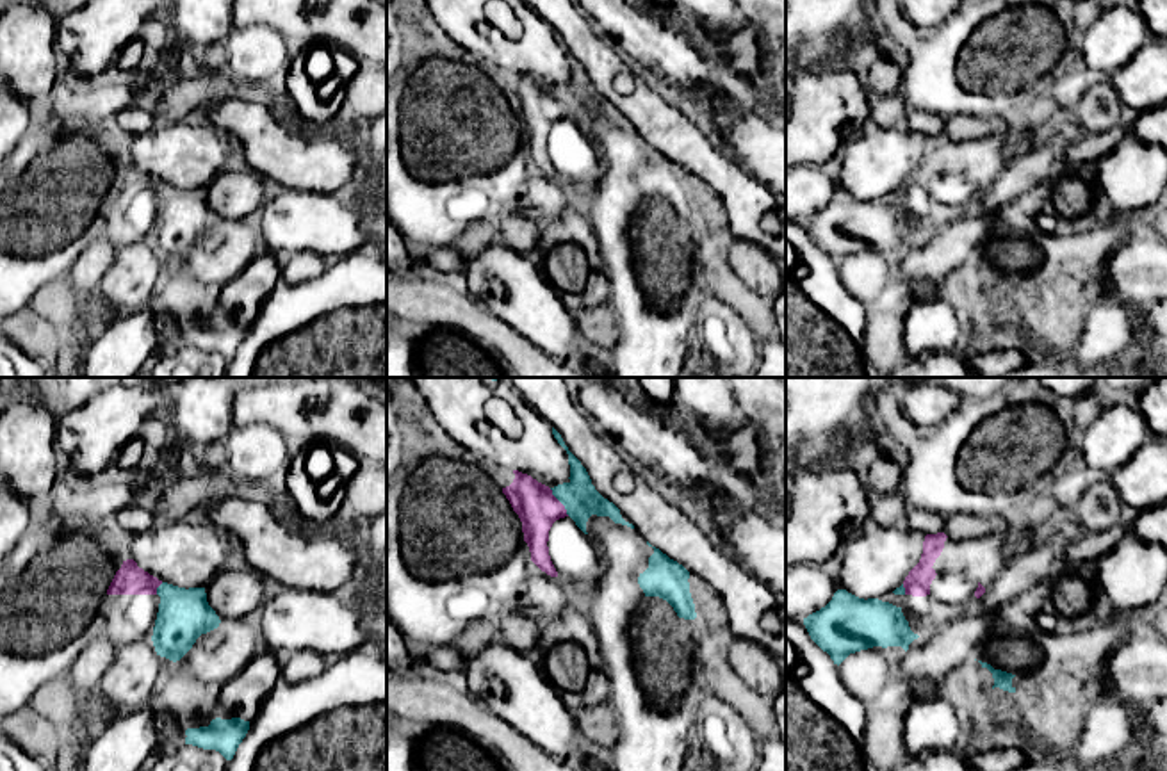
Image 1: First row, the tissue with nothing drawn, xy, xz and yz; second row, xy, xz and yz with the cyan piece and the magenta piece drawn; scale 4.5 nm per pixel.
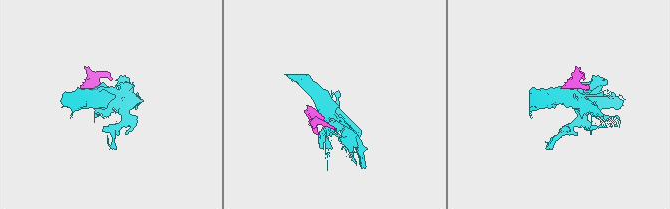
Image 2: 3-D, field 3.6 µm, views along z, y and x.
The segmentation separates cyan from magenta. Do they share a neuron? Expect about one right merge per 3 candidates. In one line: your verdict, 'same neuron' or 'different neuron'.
different neuron

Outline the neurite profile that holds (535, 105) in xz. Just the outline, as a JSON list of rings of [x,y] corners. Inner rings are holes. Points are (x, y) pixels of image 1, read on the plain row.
[[[513,71],[515,80],[502,94],[522,123],[524,142],[529,148],[531,162],[547,176],[558,178],[549,157],[549,132],[559,119],[568,118],[565,107],[552,96],[552,91],[527,75]]]

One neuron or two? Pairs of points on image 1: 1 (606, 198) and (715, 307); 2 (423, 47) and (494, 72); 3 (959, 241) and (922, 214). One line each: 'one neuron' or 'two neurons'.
1: two neurons
2: one neuron
3: two neurons

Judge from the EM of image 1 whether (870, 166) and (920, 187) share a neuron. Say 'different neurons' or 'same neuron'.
different neurons

